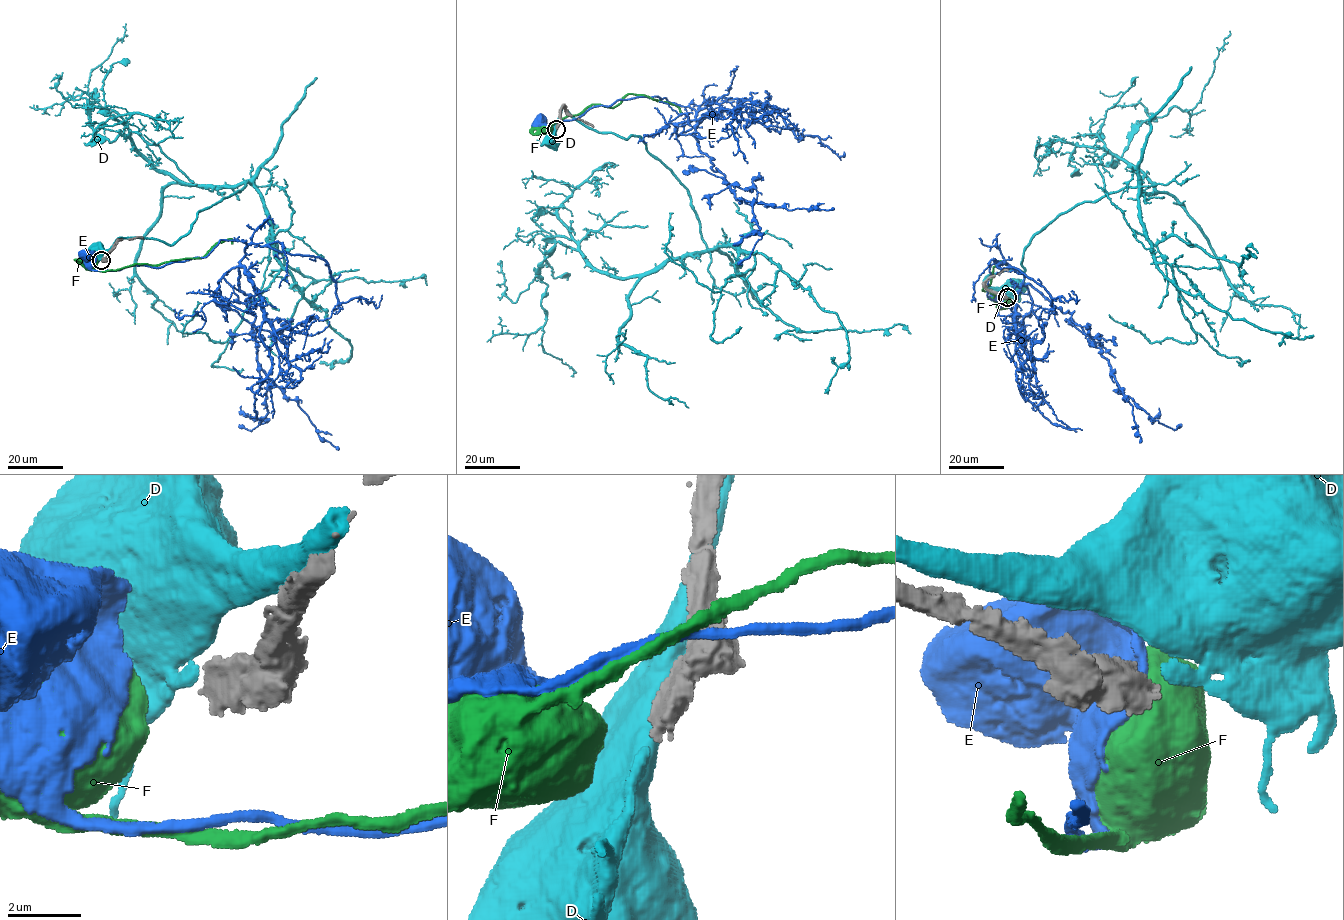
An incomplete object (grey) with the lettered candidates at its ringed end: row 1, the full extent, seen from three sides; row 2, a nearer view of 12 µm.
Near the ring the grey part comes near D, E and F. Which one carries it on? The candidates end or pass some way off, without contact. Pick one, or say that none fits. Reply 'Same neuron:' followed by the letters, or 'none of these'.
Same neuron: none of these

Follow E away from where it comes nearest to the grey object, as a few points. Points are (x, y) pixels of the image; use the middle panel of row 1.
E: (551, 128), (543, 124), (542, 119), (539, 120)

